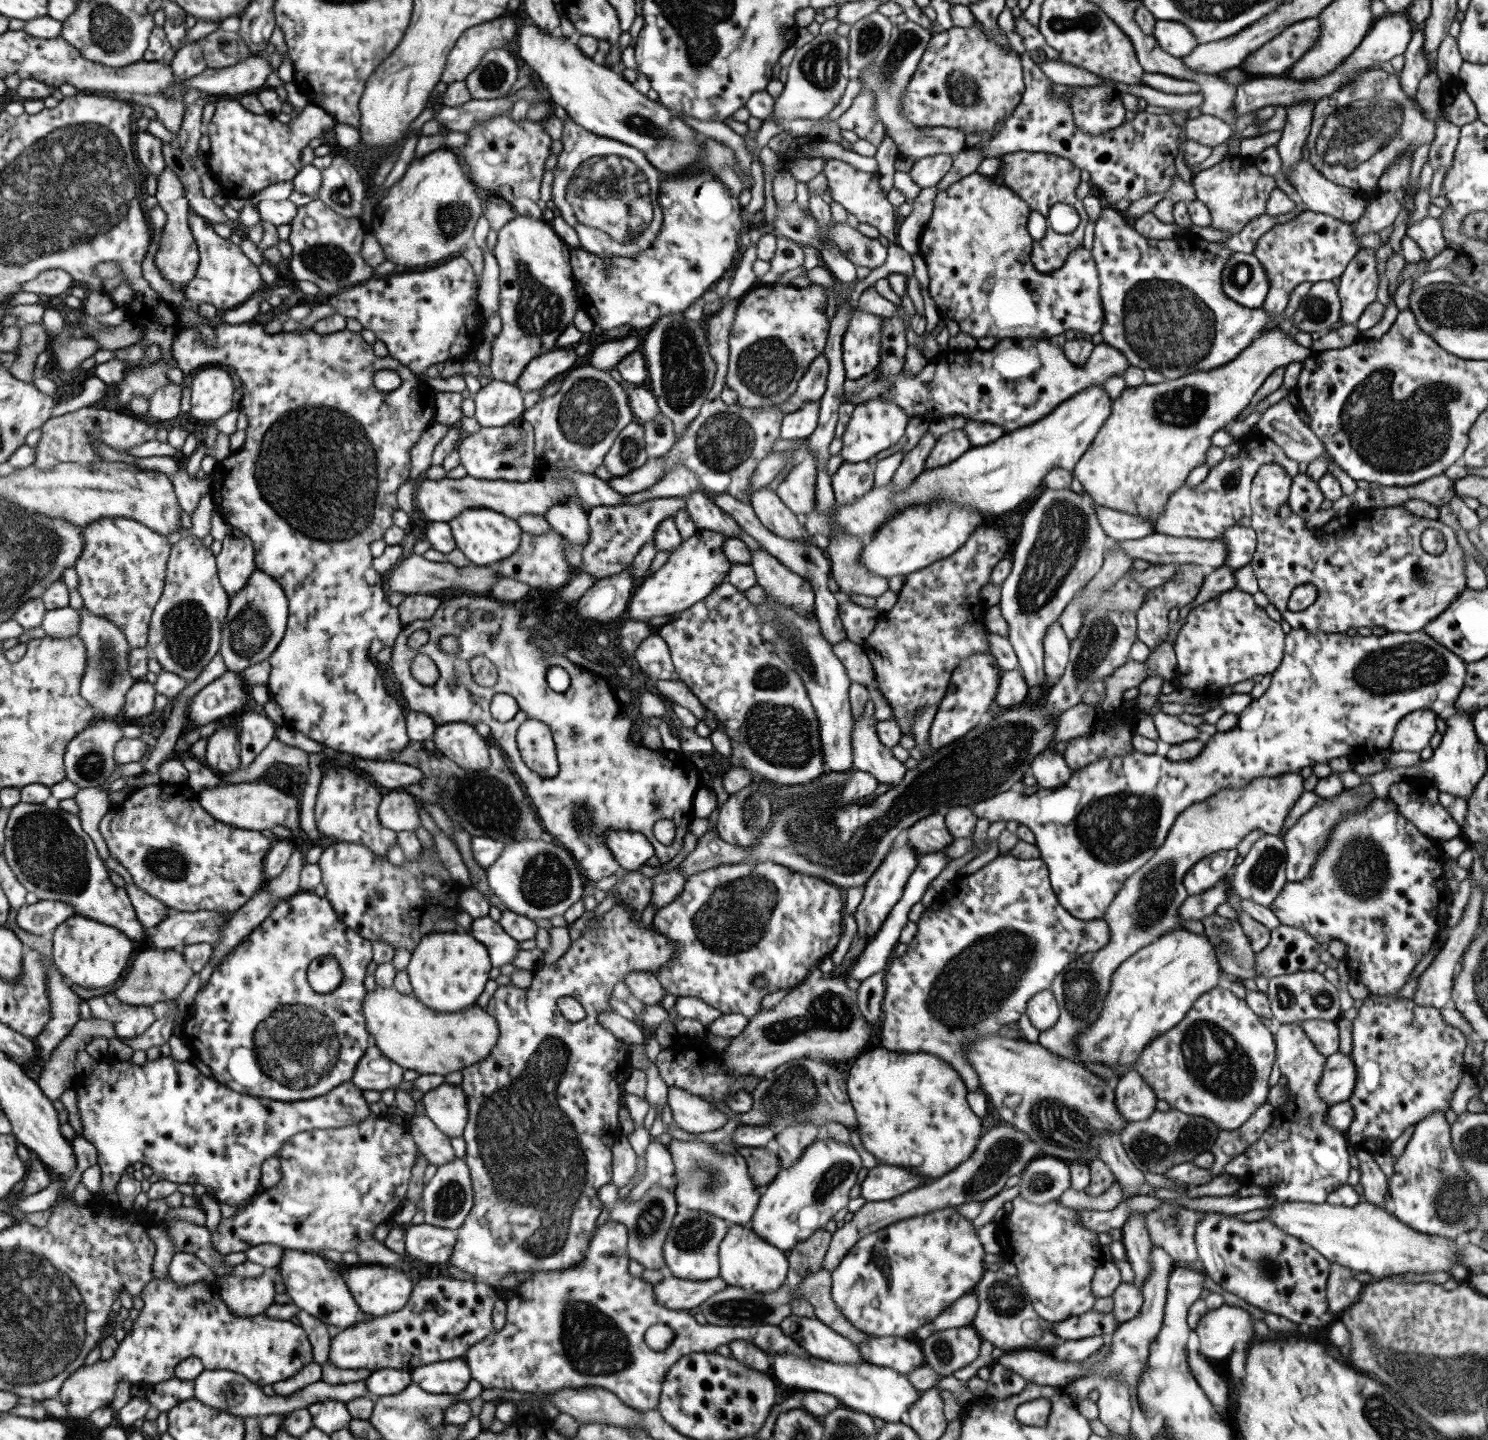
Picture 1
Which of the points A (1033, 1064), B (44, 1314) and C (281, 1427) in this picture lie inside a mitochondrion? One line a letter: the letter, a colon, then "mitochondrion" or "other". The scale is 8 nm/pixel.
A: other
B: mitochondrion
C: other

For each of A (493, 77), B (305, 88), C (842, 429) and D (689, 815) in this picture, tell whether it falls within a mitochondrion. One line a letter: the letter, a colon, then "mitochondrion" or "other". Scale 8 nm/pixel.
A: mitochondrion
B: other
C: other
D: other

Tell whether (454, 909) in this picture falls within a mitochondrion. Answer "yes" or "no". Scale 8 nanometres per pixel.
no

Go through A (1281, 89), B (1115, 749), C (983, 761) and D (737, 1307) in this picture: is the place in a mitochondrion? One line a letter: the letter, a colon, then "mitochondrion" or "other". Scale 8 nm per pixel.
A: other
B: other
C: mitochondrion
D: mitochondrion

